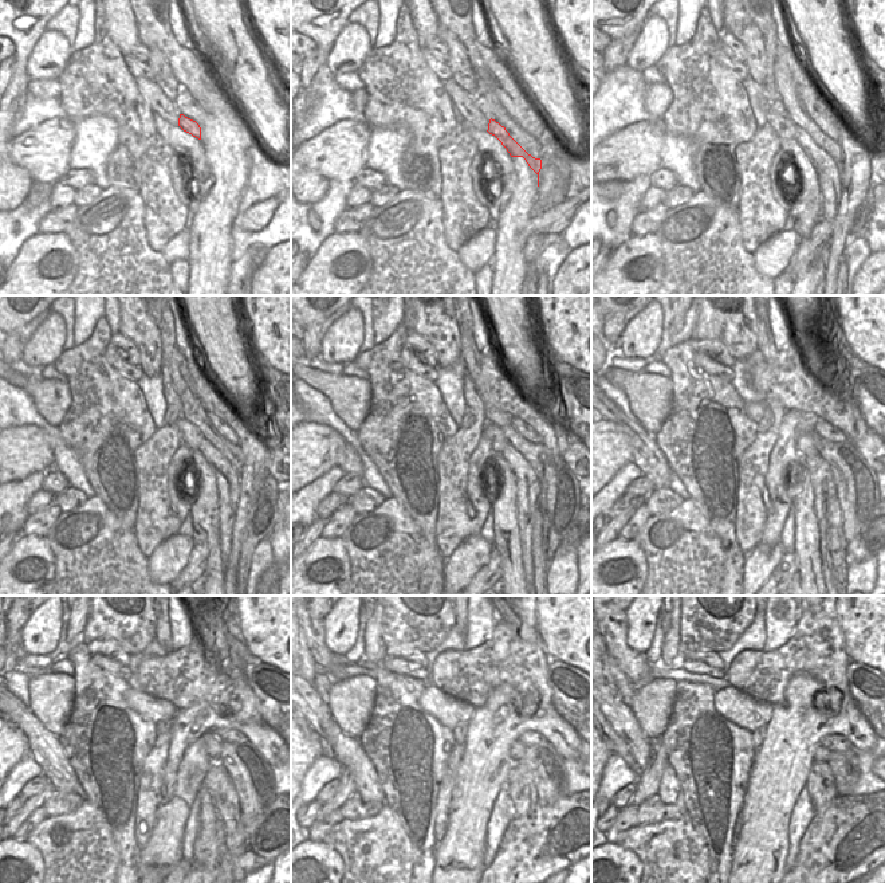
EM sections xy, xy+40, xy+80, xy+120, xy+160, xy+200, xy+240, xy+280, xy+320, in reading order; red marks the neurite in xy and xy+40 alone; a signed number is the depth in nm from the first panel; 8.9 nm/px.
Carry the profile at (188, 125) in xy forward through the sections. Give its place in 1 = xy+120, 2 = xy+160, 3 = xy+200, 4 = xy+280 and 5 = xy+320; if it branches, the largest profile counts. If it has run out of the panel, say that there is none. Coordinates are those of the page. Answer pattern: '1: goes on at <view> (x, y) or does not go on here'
1: goes on at xy+120 (228, 490)
2: goes on at xy+160 (527, 486)
3: goes on at xy+200 (821, 475)
4: goes on at xy+280 (519, 804)
5: goes on at xy+320 (819, 804)

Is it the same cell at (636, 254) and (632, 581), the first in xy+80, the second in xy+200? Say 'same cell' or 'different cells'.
same cell

